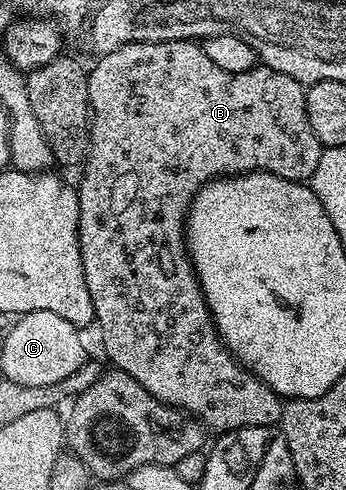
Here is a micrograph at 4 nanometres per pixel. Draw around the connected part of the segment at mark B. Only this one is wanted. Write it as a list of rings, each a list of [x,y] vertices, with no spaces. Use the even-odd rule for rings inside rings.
[[[193,40],[183,42],[128,42],[126,46],[115,46],[104,51],[105,54],[89,75],[89,150],[85,153],[81,186],[76,187],[79,200],[79,224],[77,235],[83,256],[83,276],[87,280],[87,292],[91,292],[91,304],[95,315],[96,329],[101,329],[101,338],[105,341],[105,354],[113,361],[112,365],[125,374],[129,374],[151,396],[160,402],[166,402],[177,410],[198,419],[202,426],[210,431],[224,432],[238,430],[248,426],[276,427],[281,420],[283,400],[267,384],[246,370],[225,348],[224,342],[217,334],[217,326],[193,270],[193,262],[189,259],[189,249],[185,247],[185,219],[193,196],[198,194],[202,186],[214,178],[224,178],[235,174],[249,174],[252,170],[271,172],[275,176],[283,176],[287,180],[305,182],[312,179],[319,156],[322,152],[321,141],[311,128],[311,120],[307,116],[305,103],[306,87],[283,72],[275,72],[267,65],[258,64],[247,72],[223,72],[207,56],[204,45]]]

